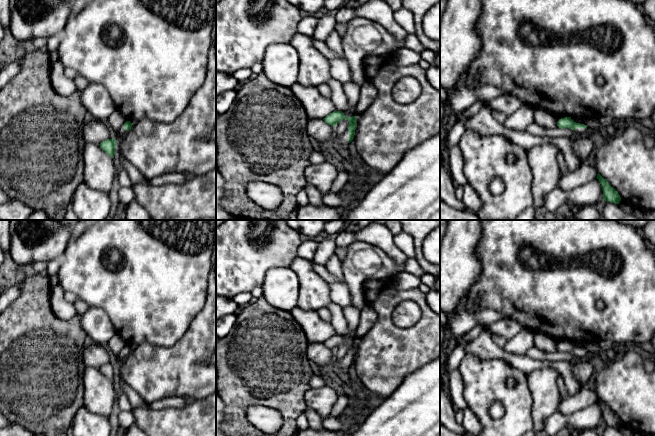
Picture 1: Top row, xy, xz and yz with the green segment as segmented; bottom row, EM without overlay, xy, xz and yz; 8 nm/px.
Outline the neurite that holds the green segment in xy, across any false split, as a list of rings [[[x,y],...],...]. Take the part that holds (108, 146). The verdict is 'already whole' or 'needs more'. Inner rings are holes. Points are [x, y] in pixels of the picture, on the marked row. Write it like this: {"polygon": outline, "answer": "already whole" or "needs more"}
{"polygon": [[[115,138],[106,139],[105,141],[101,142],[99,145],[105,153],[107,153],[110,157],[114,158],[115,149],[117,145]]], "answer": "already whole"}

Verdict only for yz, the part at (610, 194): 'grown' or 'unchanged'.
unchanged

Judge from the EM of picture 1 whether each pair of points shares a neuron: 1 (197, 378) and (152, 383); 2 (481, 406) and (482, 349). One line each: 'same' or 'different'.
1: same
2: different

